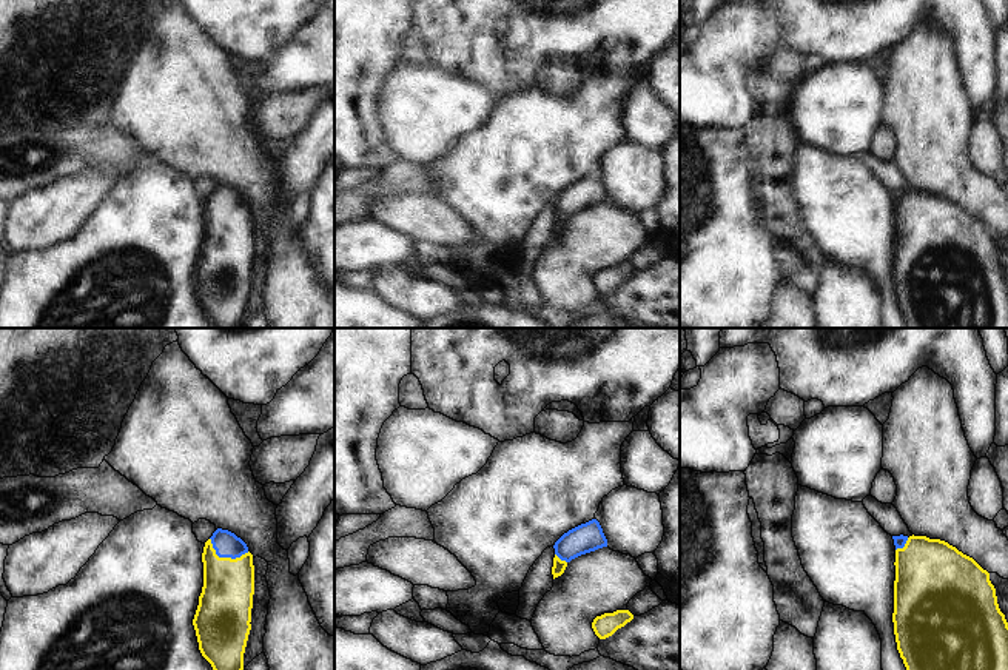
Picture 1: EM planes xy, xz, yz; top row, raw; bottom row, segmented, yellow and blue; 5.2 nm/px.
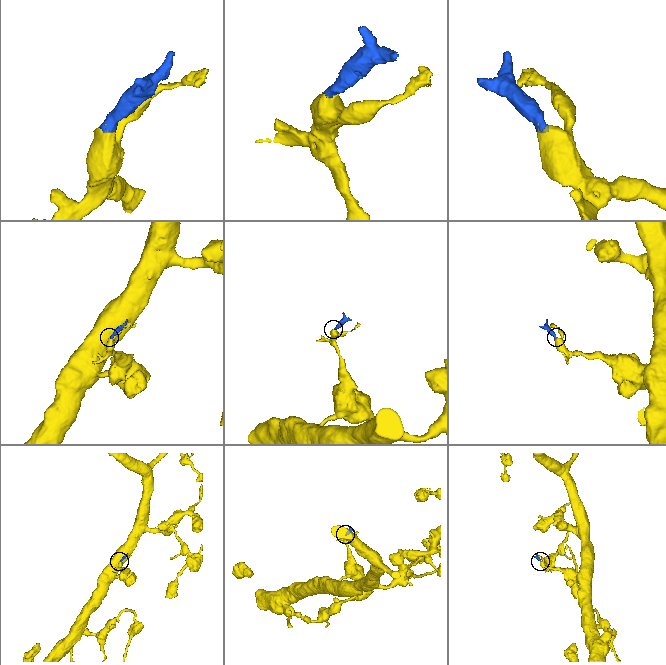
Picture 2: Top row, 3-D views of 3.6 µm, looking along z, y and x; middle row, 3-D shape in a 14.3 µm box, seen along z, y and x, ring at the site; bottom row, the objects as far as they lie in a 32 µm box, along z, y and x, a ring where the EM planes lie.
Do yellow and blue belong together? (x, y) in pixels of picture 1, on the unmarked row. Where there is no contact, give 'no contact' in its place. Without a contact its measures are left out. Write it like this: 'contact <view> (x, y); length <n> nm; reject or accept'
contact xy (225, 213); length 220 nm; accept

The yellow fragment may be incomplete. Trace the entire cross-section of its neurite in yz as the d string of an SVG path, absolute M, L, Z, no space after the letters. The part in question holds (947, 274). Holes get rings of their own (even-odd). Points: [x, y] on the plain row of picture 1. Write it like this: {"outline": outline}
{"outline": "M892 194L892 277L906 327L1008 328L1008 277L990 228L945 196Z"}

